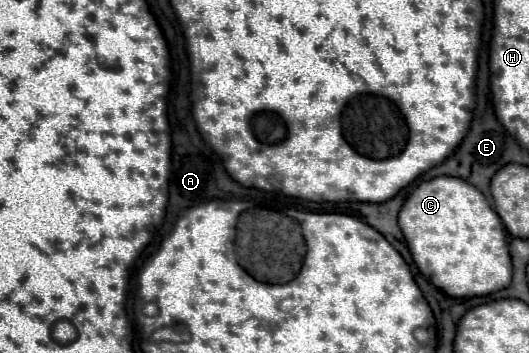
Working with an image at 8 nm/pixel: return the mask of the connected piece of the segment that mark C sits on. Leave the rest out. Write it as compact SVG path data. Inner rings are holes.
M440 175L420 183L404 201L398 225L422 277L446 295L484 297L510 285L512 261L502 219L468 181Z

